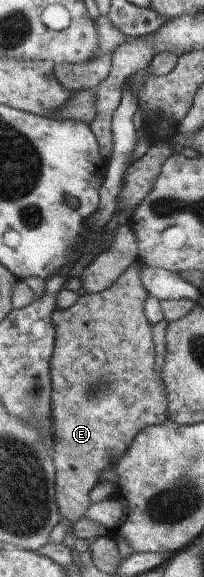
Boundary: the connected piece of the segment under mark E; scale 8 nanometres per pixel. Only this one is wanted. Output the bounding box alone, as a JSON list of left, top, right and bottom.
[50,260,168,521]

